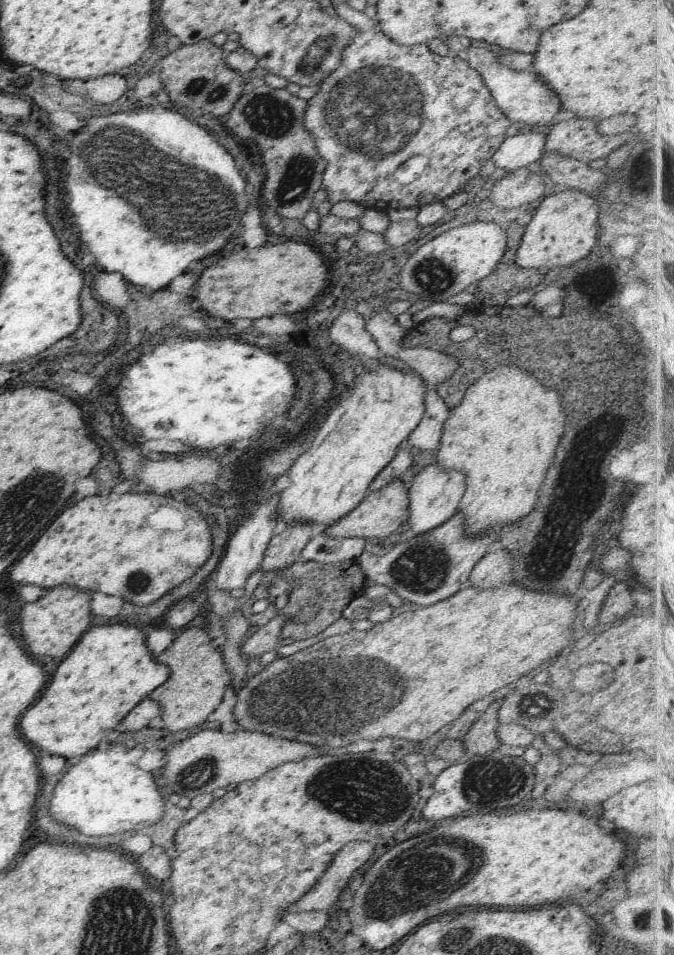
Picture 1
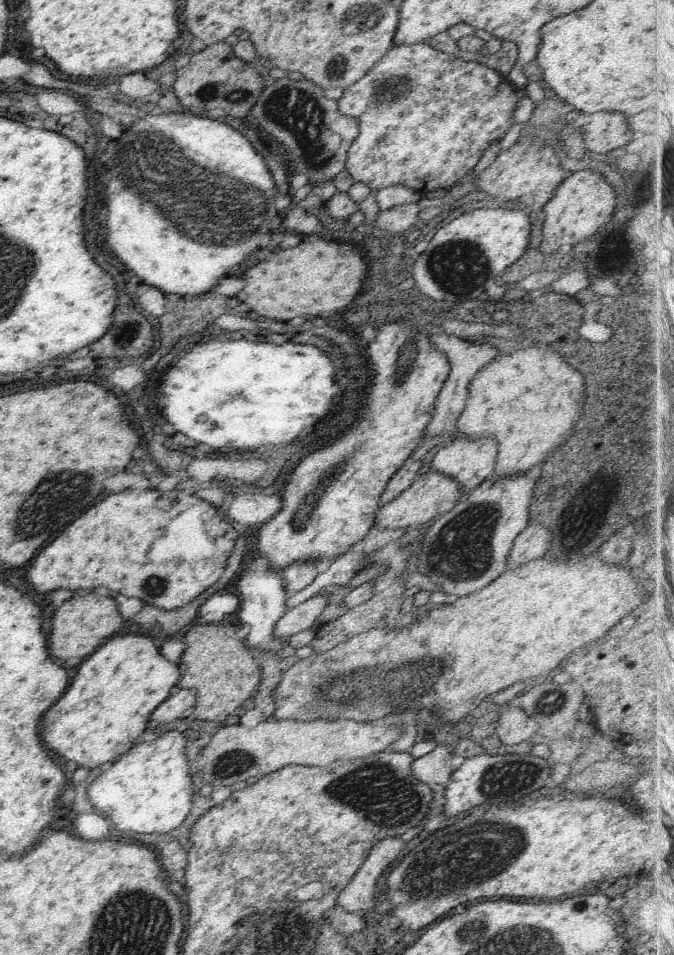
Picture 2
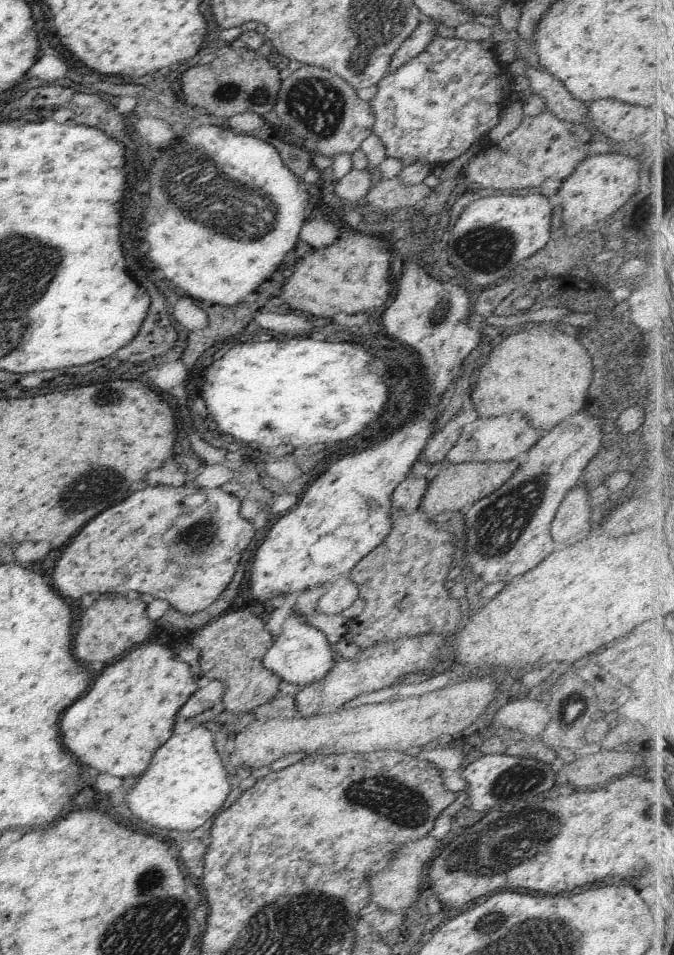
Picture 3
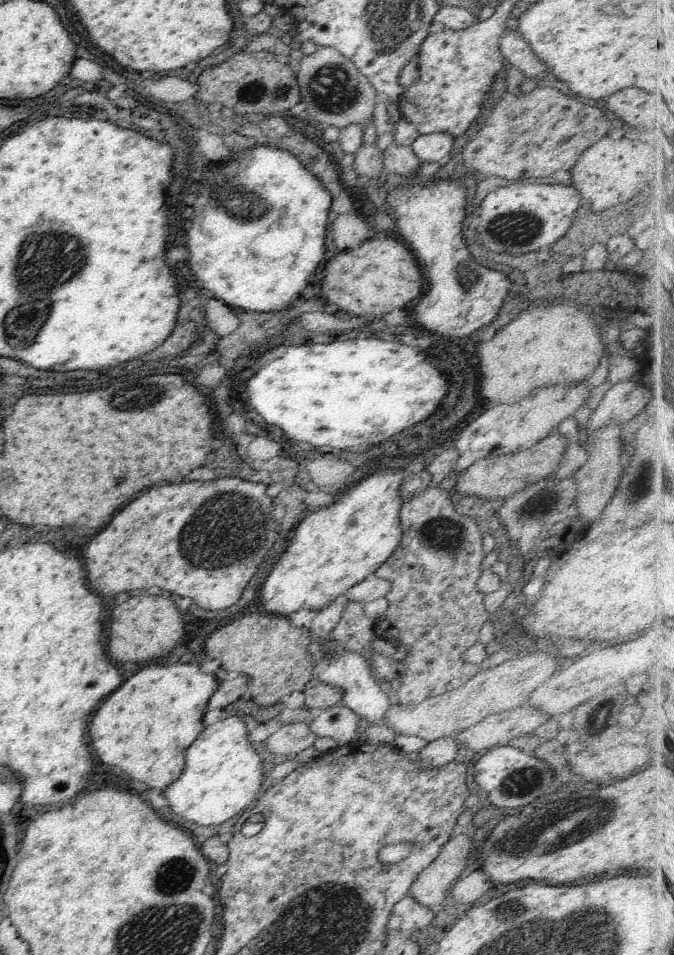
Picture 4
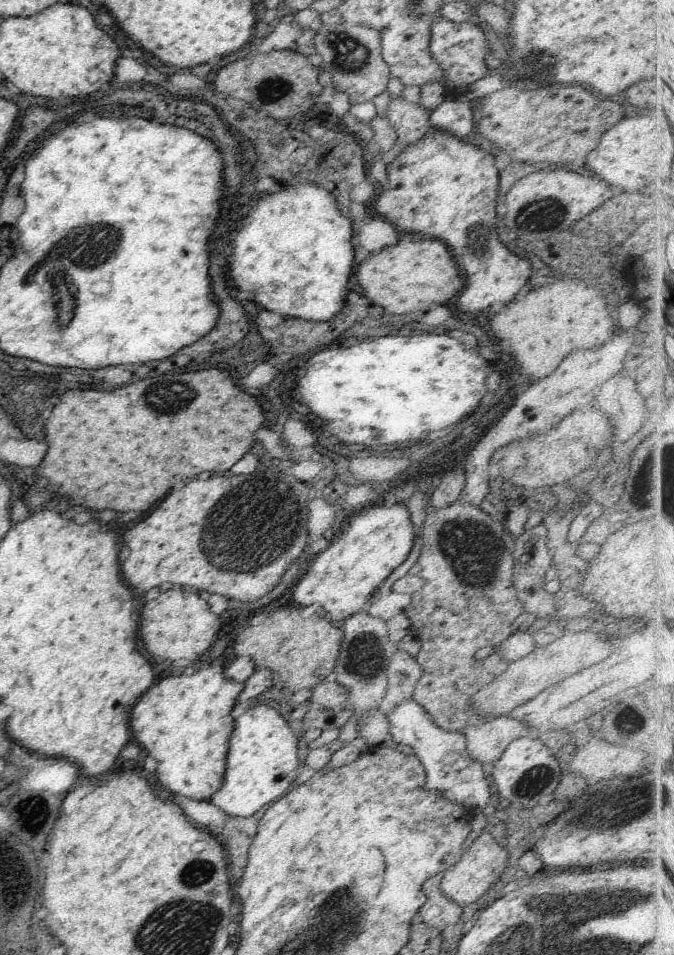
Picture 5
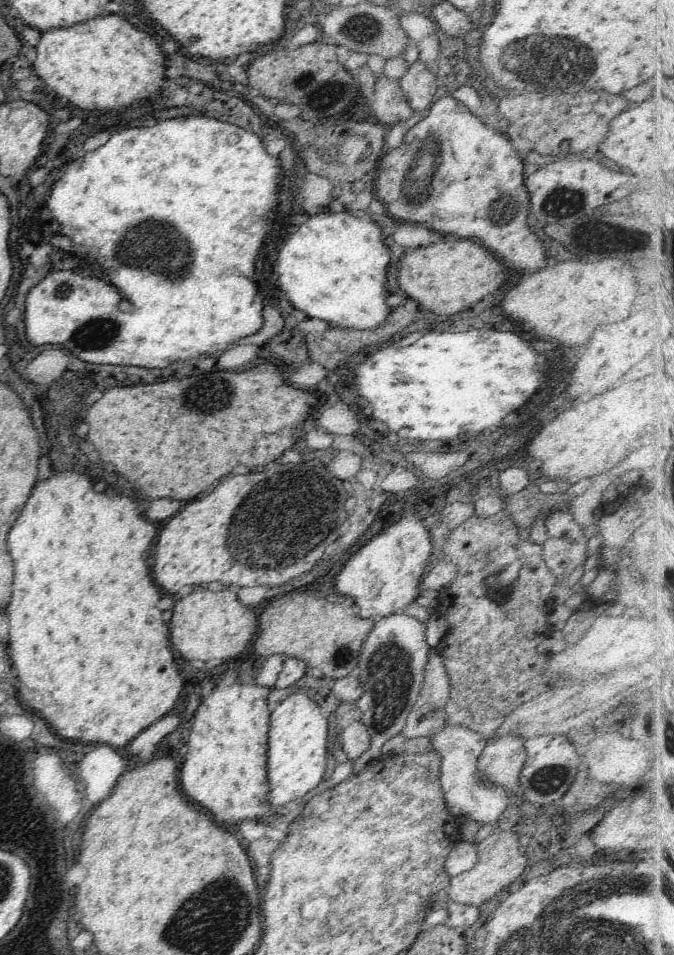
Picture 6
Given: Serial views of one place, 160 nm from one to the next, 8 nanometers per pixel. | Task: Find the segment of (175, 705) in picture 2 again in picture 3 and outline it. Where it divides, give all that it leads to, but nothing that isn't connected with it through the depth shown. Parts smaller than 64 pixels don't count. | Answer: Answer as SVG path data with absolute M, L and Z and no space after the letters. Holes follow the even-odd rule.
M212 679L203 681L199 688L184 702L182 707L177 711L174 718L174 723L195 718L197 714L209 710L213 704L219 702L223 693L225 692L225 685L223 681Z

